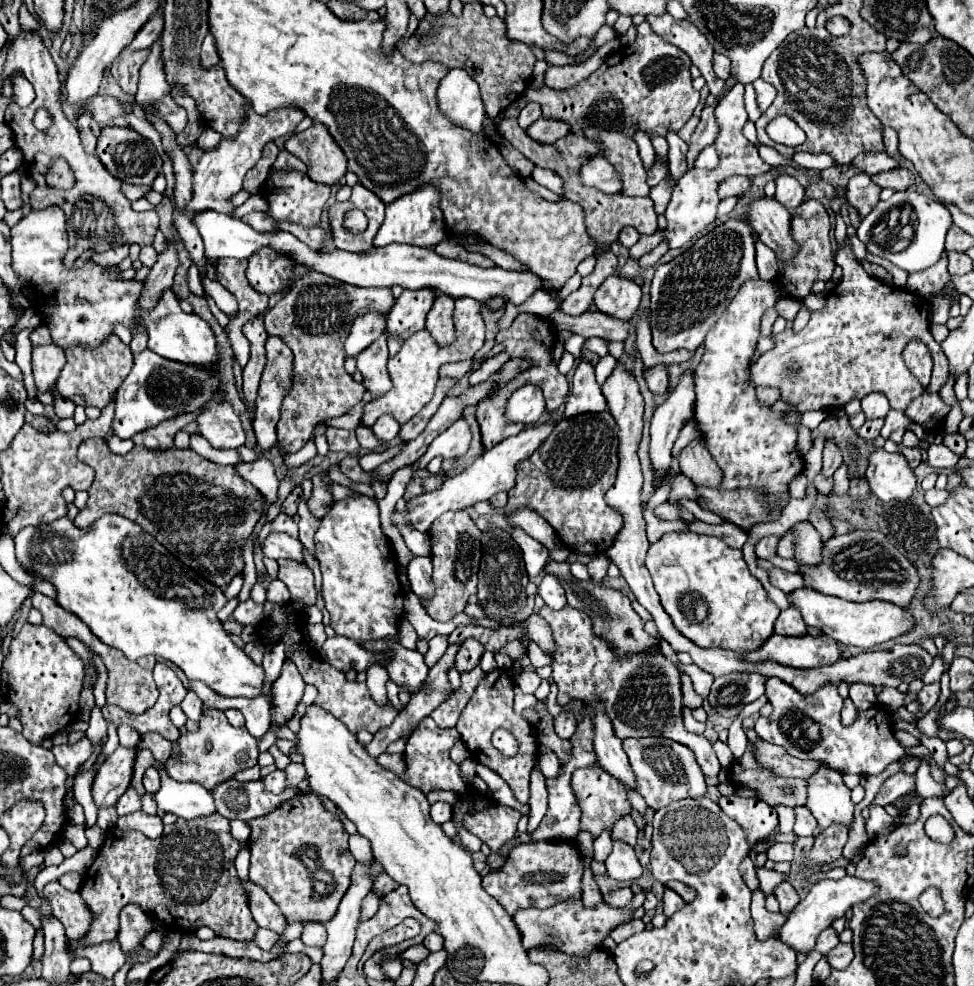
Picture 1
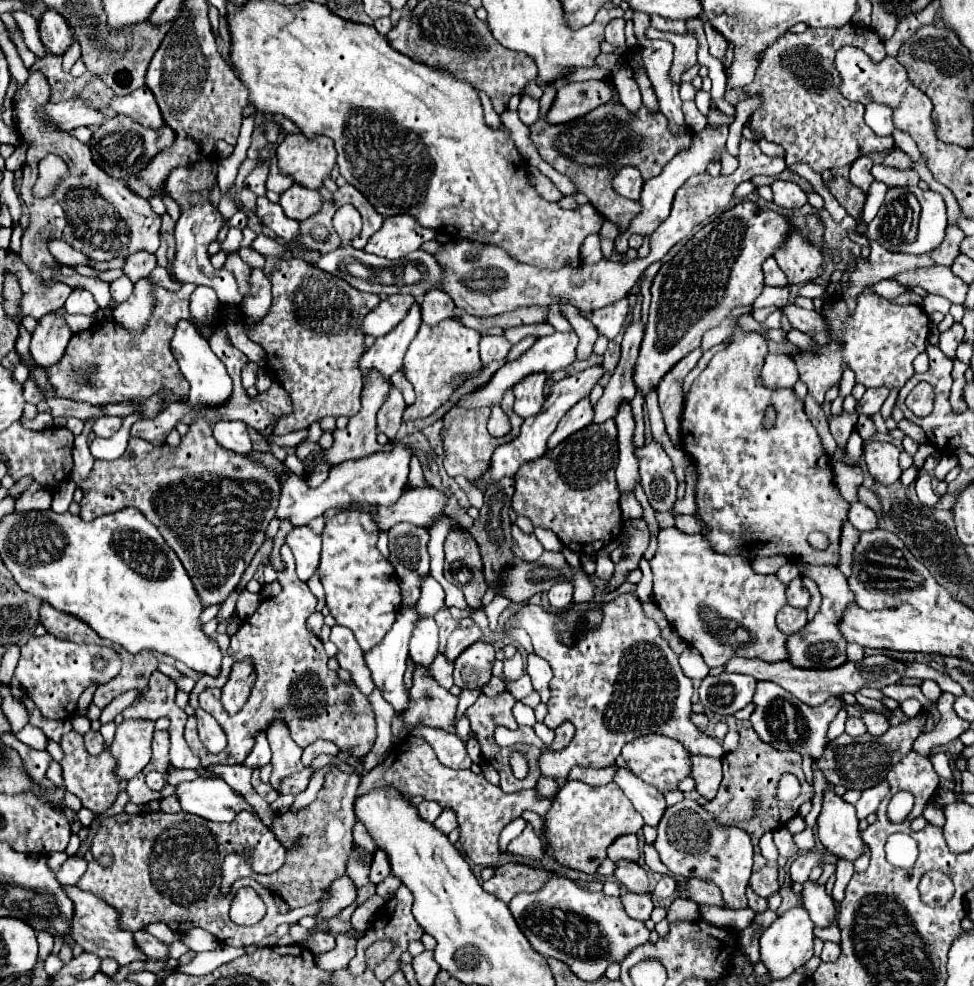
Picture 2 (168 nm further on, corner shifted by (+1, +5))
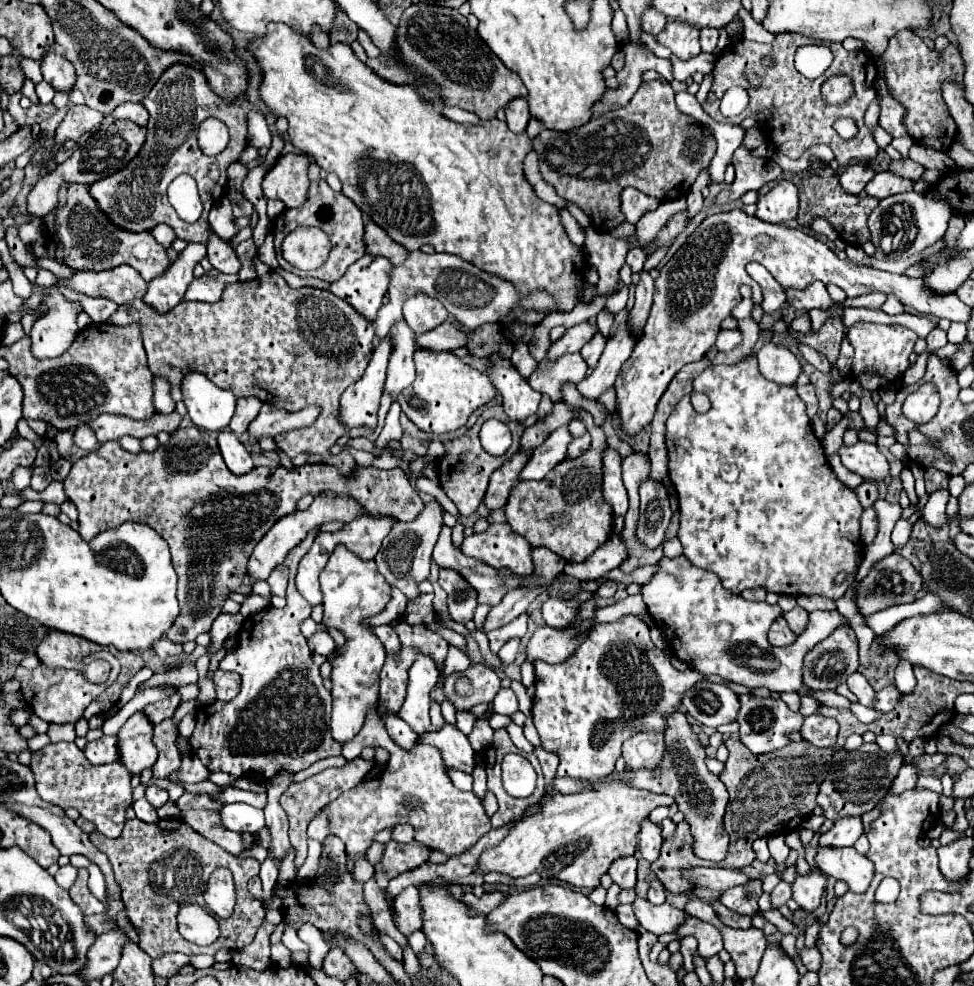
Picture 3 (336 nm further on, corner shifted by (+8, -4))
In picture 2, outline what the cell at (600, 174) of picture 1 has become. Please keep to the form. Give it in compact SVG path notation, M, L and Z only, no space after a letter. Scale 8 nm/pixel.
M624 167L618 171L618 175L614 177L612 185L614 189L622 195L622 197L628 197L632 201L638 201L640 199L640 191L642 191L642 175L636 167Z

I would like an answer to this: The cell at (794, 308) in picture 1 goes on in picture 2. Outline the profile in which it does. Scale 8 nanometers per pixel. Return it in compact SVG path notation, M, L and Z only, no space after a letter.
M796 305L782 307L782 313L788 315L792 327L806 333L808 337L816 339L818 343L830 343L830 335L826 335L826 323L822 323L822 315L816 311L806 311Z

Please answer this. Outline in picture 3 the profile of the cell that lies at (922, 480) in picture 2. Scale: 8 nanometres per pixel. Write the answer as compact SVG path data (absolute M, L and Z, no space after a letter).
M899 518L899 522L895 524L895 530L891 534L891 540L895 546L903 546L909 536L911 536L911 530L913 530L913 522L909 518Z

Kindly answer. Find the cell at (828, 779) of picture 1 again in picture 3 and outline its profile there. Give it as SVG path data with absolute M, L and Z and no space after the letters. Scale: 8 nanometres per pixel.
M817 846L815 862L825 876L845 880L851 892L865 892L873 878L873 862L861 856L855 848Z

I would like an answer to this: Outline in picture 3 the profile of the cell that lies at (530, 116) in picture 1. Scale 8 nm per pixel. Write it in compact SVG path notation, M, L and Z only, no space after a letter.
M519 98L519 100L511 100L511 104L505 108L507 114L507 124L513 132L523 132L527 128L527 122L531 118L529 108L527 108L527 100Z

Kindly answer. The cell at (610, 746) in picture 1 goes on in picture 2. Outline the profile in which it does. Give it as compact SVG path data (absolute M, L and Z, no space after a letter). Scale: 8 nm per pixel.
M624 767L618 769L614 781L622 787L626 797L632 801L632 805L644 817L644 823L650 827L656 827L660 823L664 811L666 811L664 795L658 789L644 783L642 779L638 779L634 773L630 773Z

